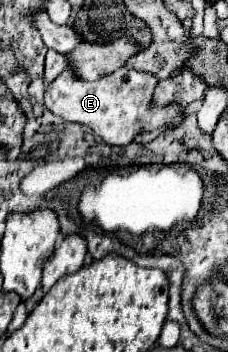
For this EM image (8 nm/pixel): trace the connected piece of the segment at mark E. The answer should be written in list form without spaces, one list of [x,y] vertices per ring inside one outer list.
[[[120,68],[108,76],[102,76],[96,82],[82,82],[76,76],[72,76],[70,70],[64,70],[46,88],[44,104],[54,116],[60,116],[62,120],[88,126],[106,144],[126,146],[134,140],[138,132],[154,132],[166,124],[178,122],[182,116],[182,110],[176,110],[176,106],[152,106],[152,92],[156,82],[158,80],[152,74],[128,68]]]

